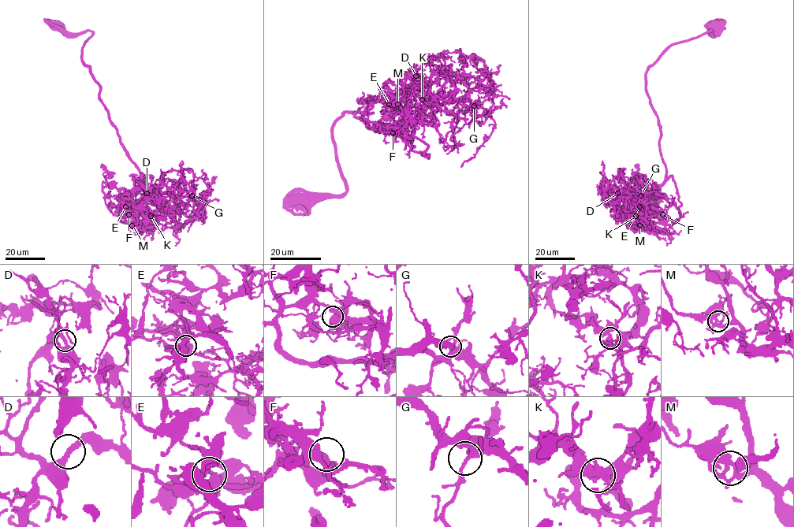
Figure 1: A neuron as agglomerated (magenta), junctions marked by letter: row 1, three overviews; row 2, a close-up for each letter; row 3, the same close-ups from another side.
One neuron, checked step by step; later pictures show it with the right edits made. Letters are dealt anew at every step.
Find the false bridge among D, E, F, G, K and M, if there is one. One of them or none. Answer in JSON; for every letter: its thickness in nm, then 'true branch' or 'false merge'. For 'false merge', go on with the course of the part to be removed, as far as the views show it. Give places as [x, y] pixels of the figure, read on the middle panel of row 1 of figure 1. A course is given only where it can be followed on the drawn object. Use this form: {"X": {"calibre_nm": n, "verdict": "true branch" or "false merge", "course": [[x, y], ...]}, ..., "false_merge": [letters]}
{"D": {"calibre_nm": 280, "verdict": "true branch"}, "E": {"calibre_nm": 360, "verdict": "true branch"}, "F": {"calibre_nm": 280, "verdict": "true branch"}, "G": {"calibre_nm": 260, "verdict": "true branch"}, "K": {"calibre_nm": 300, "verdict": "false merge", "course": [[422, 99], [418, 96], [415, 97], [404, 119], [424, 129], [469, 128], [473, 120]]}, "M": {"calibre_nm": 260, "verdict": "true branch"}, "false_merge": ["K"]}

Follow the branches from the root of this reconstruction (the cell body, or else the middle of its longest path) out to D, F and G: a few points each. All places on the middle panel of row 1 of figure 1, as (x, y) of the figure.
D: (297, 199), (346, 191), (333, 139), (344, 112), (411, 137), (415, 76)
F: (297, 199), (346, 191), (333, 139), (344, 112), (403, 138), (413, 129), (391, 116), (378, 121), (393, 133)
G: (297, 199), (346, 191), (333, 139), (344, 112), (407, 138), (429, 107), (463, 98), (474, 105)

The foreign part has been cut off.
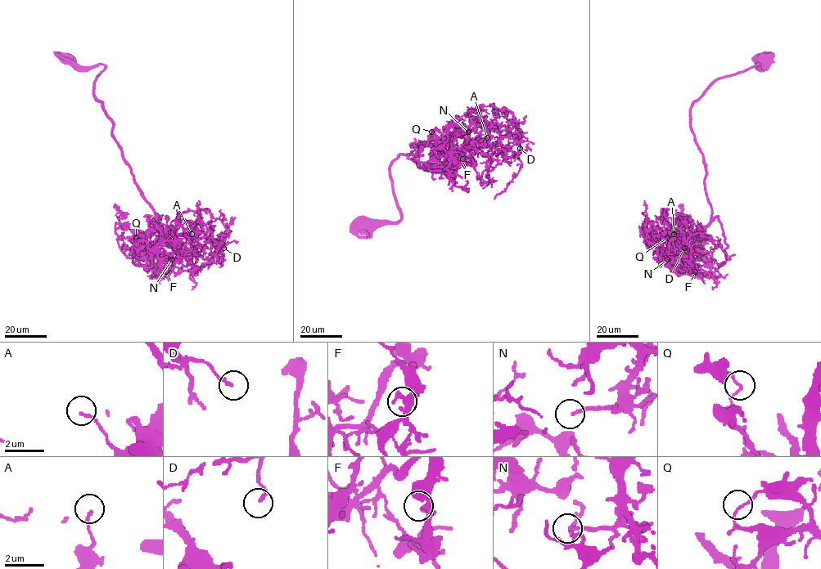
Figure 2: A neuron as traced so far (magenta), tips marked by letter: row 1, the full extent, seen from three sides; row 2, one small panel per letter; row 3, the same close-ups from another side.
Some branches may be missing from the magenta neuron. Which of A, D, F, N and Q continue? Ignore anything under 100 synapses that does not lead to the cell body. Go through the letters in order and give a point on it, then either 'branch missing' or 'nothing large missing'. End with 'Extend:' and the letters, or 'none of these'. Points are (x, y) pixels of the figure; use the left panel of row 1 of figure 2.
A: place (191, 234); nothing large missing
D: place (223, 248); nothing large missing
F: place (166, 271); nothing large missing
N: place (172, 259); nothing large missing
Q: place (136, 237); branch missing
Extend: Q

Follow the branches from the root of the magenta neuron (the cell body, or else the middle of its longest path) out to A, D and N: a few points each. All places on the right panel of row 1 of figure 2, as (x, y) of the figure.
A: (761, 59), (756, 67), (718, 78), (693, 103), (691, 129), (705, 167), (711, 219), (691, 235), (674, 234)
D: (761, 59), (756, 67), (718, 78), (690, 109), (711, 214), (704, 227), (668, 240), (673, 236), (684, 248)
N: (761, 59), (718, 78), (693, 103), (691, 129), (705, 167), (711, 219), (667, 250), (667, 259)

